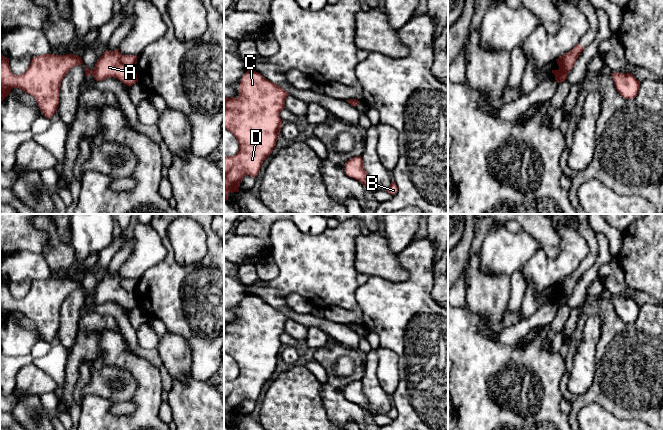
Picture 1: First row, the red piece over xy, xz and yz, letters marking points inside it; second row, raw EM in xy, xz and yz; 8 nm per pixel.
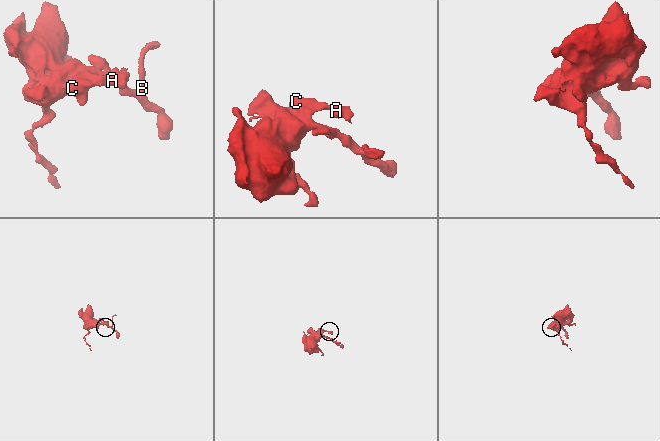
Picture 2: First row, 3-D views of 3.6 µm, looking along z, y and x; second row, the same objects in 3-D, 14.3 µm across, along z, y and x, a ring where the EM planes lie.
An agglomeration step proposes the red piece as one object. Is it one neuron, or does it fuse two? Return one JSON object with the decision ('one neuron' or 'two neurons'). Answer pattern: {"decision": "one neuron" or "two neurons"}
{"decision": "one neuron"}

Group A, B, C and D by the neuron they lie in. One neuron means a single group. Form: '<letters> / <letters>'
A B C D

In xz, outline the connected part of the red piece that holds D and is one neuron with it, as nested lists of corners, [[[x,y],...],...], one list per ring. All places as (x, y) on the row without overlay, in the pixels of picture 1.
[[[248,294],[241,303],[239,321],[224,321],[224,353],[230,355],[239,368],[234,380],[224,379],[224,424],[228,417],[239,416],[244,400],[257,401],[263,385],[275,372],[282,350],[280,336],[285,332],[289,317],[264,302],[260,297]]]

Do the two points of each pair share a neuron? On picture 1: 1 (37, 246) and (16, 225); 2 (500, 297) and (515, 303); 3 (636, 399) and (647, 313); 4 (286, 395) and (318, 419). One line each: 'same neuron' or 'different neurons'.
1: same neuron
2: different neurons
3: same neuron
4: same neuron

